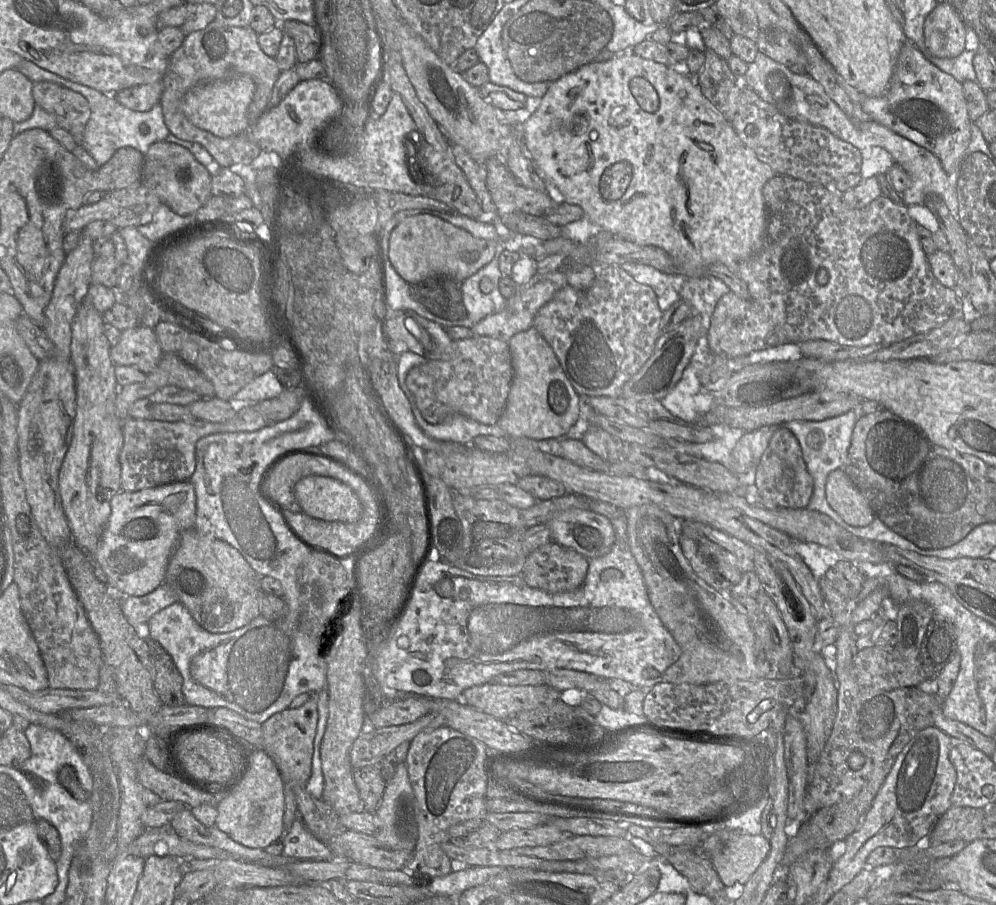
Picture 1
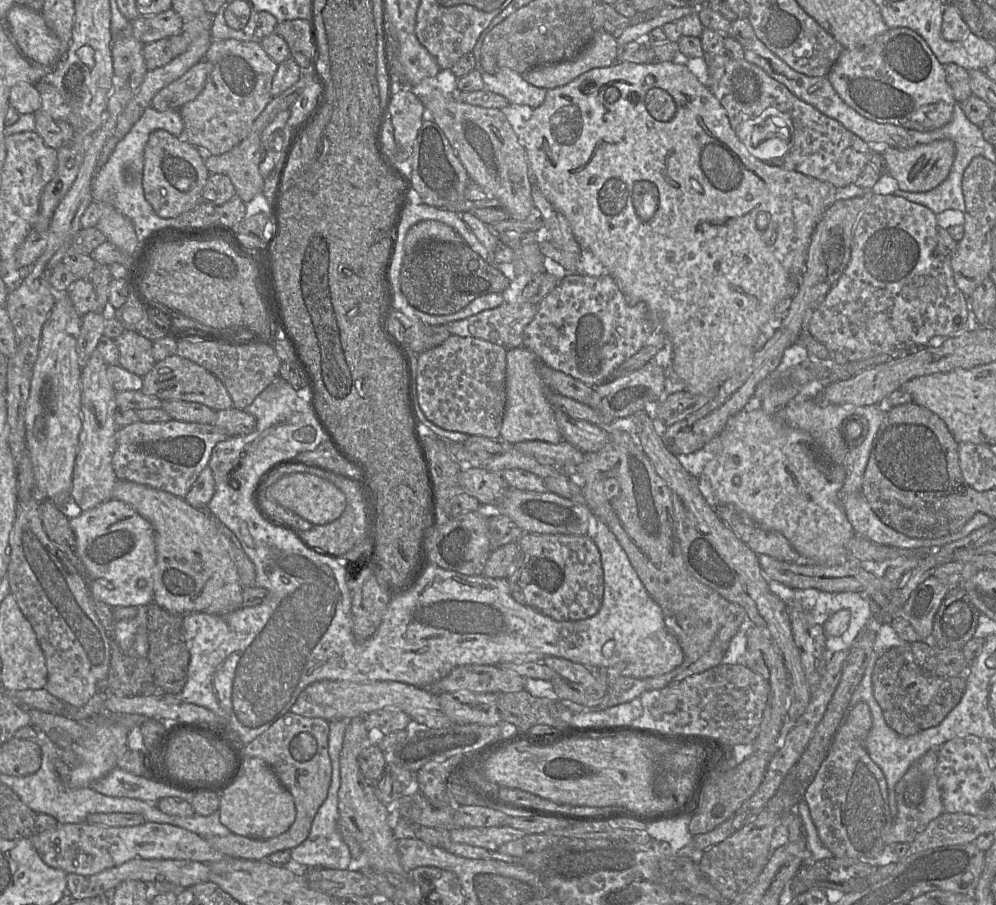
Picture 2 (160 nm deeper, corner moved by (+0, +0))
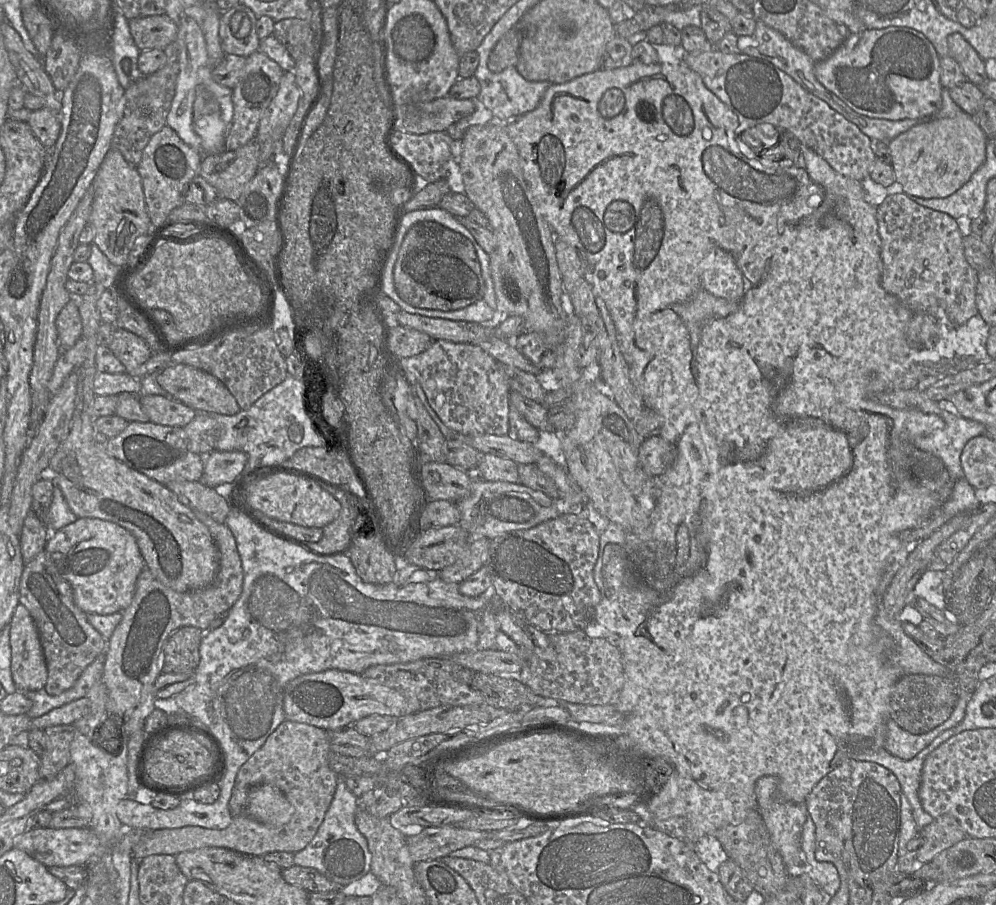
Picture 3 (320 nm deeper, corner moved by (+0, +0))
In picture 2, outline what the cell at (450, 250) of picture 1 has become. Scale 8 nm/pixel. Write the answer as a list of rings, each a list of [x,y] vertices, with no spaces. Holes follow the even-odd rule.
[[[436,220],[421,221],[412,226],[405,237],[405,252],[428,241],[463,242],[461,236],[450,226]]]

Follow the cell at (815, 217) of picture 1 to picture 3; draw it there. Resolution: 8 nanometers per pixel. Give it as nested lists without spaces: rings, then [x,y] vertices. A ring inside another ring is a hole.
[[[904,192],[888,195],[876,207],[878,234],[881,243],[881,285],[883,289],[908,310],[905,321],[896,320],[887,325],[887,340],[882,348],[882,358],[889,351],[892,355],[903,352],[908,356],[907,347],[903,347],[902,334],[906,333],[911,347],[920,347],[930,343],[931,333],[942,326],[951,323],[955,326],[965,324],[971,317],[979,313],[976,305],[977,271],[967,262],[963,241],[964,236],[956,220],[946,213],[925,208],[909,199]]]

